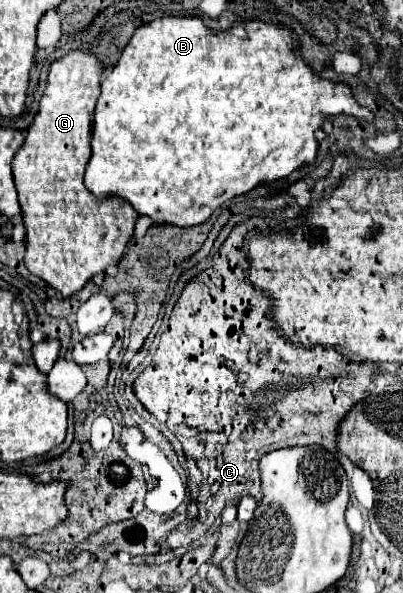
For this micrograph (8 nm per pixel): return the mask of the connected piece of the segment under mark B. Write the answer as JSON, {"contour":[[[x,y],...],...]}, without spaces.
{"contour":[[[164,17],[154,19],[152,23],[146,23],[138,27],[122,51],[116,67],[110,71],[110,75],[100,85],[102,93],[96,105],[96,117],[94,117],[94,129],[92,129],[92,157],[86,165],[86,187],[96,199],[106,197],[120,197],[128,201],[140,217],[150,217],[156,225],[174,225],[174,227],[192,227],[204,223],[214,209],[218,209],[224,201],[248,193],[260,183],[276,181],[282,177],[288,177],[296,167],[304,163],[312,163],[316,159],[318,141],[314,137],[314,131],[320,129],[322,121],[328,115],[354,115],[362,117],[366,121],[372,121],[374,115],[360,107],[356,99],[352,97],[352,91],[344,83],[330,83],[322,81],[318,75],[312,73],[312,69],[302,61],[302,57],[296,53],[296,39],[292,33],[284,27],[268,25],[262,21],[250,21],[250,23],[236,23],[228,33],[214,35],[210,29],[204,27],[204,23],[198,17]]]}

